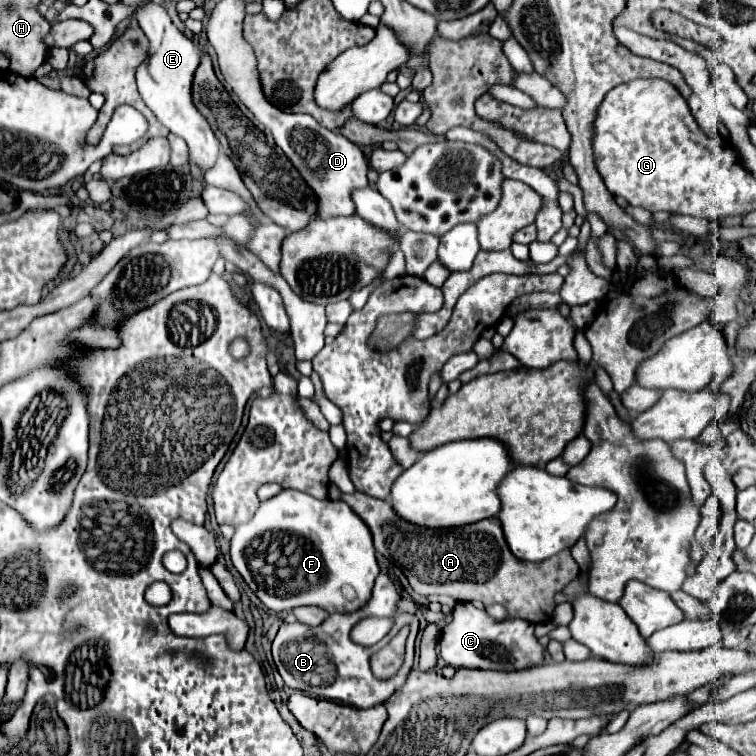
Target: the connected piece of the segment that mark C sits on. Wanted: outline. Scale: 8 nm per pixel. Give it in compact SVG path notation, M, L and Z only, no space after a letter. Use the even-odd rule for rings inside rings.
M460 602L452 610L452 620L448 622L440 638L440 658L454 668L486 668L516 672L538 666L544 662L546 648L534 636L534 624L524 620L504 620L496 622L486 612L474 610L468 602Z

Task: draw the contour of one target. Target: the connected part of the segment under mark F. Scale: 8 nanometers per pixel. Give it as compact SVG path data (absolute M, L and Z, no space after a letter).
M282 490L274 498L260 504L256 514L236 528L230 556L234 568L242 574L252 592L274 612L292 610L296 606L318 606L326 612L356 612L372 594L376 576L380 574L372 546L372 534L348 504L330 498L318 500L298 490Z

